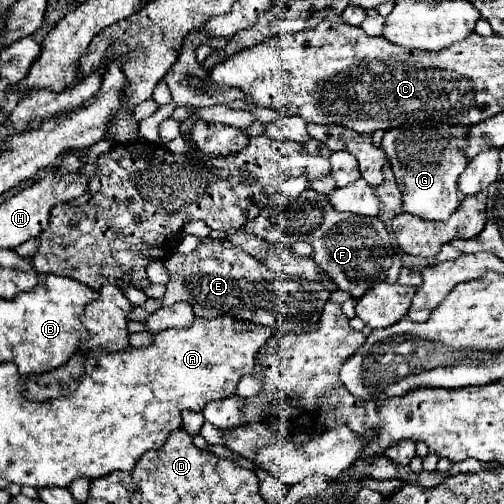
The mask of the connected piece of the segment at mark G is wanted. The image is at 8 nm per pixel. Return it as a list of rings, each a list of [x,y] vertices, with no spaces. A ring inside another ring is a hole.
[[[396,127],[384,133],[382,149],[388,155],[398,187],[404,195],[406,213],[426,221],[446,221],[458,209],[458,177],[468,163],[464,147],[432,147],[430,141],[420,141],[420,127]]]

